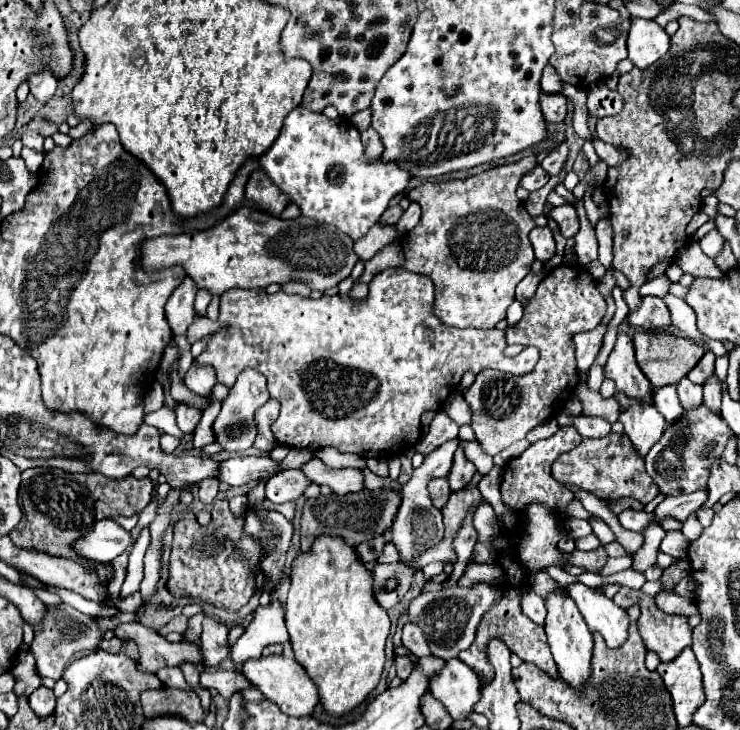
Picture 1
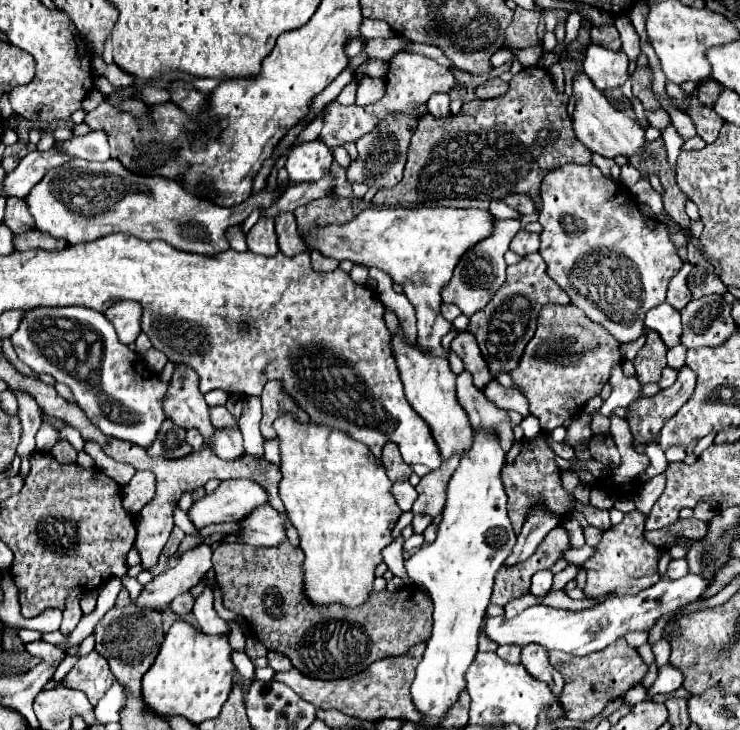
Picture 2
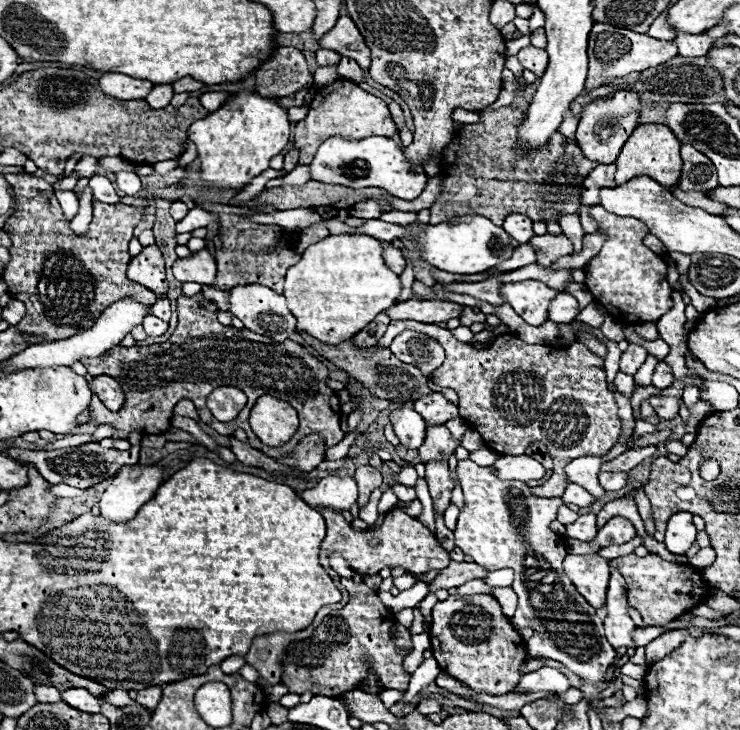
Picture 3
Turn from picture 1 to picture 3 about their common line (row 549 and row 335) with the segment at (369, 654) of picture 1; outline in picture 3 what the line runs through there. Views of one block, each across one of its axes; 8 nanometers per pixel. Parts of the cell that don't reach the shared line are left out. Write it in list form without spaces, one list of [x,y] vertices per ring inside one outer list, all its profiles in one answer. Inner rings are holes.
[[[364,234],[326,236],[308,246],[300,262],[288,268],[284,284],[288,308],[298,318],[296,330],[304,330],[326,344],[340,344],[340,340],[356,336],[378,312],[392,308],[402,292],[402,282],[386,266],[382,254],[382,244]]]

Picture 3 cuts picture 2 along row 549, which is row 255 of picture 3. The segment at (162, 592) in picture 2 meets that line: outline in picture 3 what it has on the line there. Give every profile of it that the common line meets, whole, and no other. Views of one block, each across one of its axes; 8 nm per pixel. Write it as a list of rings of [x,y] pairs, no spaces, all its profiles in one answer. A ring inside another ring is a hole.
[[[208,250],[196,252],[190,258],[180,258],[174,262],[172,272],[180,282],[198,282],[198,284],[214,284],[216,280],[216,260]]]

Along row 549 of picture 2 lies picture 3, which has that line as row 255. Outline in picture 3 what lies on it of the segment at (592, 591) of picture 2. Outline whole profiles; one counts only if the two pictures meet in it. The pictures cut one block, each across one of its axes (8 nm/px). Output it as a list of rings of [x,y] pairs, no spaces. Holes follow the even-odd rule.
[[[602,206],[590,208],[592,218],[600,222],[600,230],[608,234],[600,254],[590,260],[586,272],[586,288],[594,294],[596,302],[602,304],[612,316],[622,316],[624,324],[634,322],[658,322],[672,308],[672,288],[666,282],[668,266],[664,260],[642,244],[648,228],[636,218],[622,218],[606,212]]]

